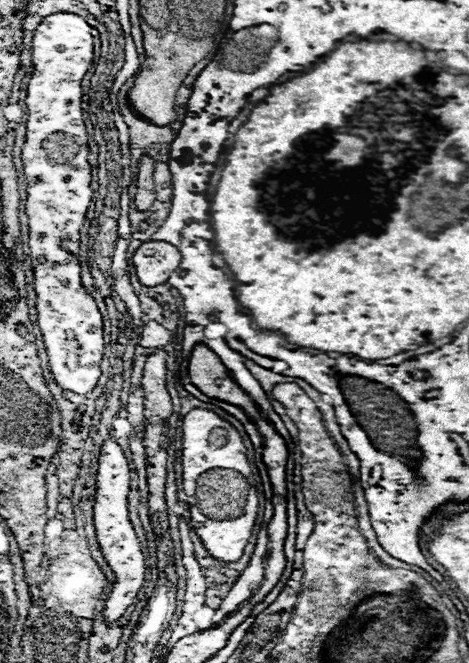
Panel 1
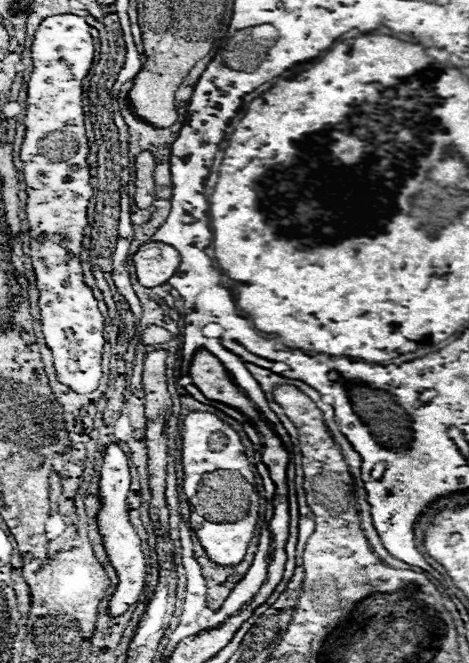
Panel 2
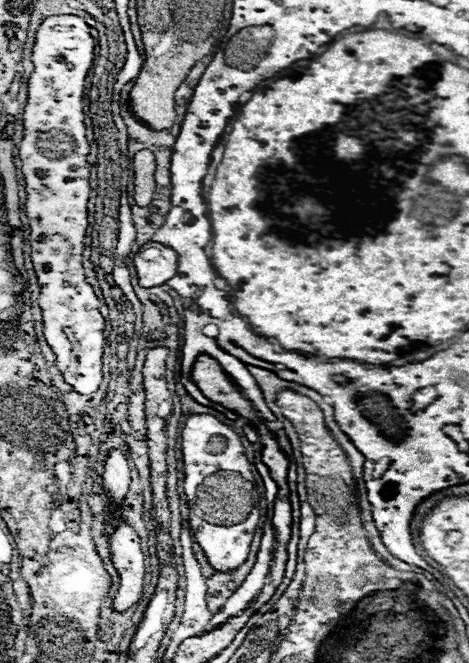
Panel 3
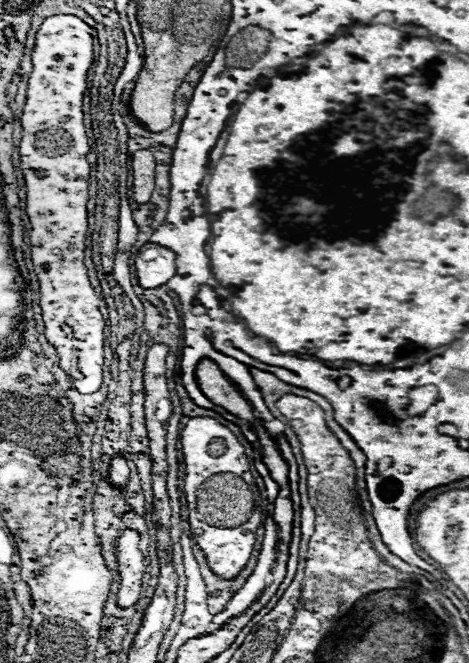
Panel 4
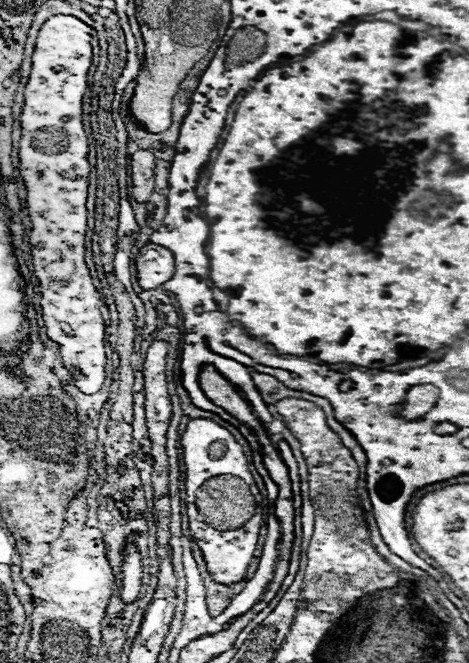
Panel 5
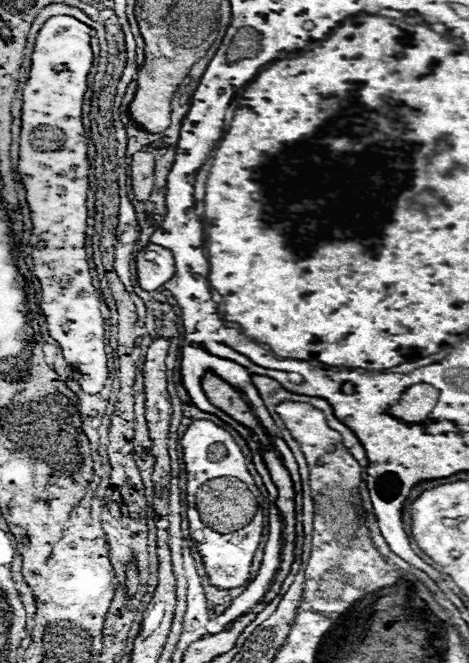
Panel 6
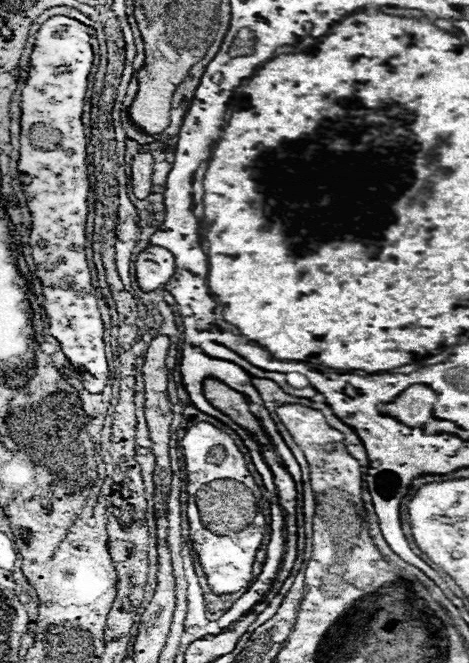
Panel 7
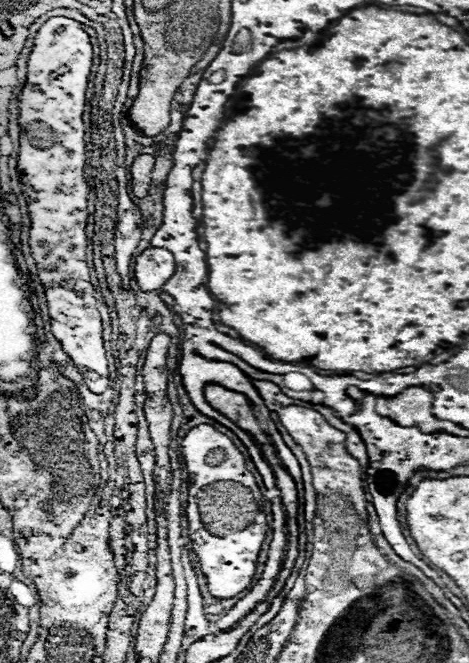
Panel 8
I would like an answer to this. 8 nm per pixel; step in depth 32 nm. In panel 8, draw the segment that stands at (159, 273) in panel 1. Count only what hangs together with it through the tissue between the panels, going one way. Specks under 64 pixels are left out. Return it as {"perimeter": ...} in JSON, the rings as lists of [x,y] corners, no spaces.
{"perimeter":[[[148,248],[136,258],[136,282],[140,290],[160,290],[174,274],[174,256],[164,248]]]}

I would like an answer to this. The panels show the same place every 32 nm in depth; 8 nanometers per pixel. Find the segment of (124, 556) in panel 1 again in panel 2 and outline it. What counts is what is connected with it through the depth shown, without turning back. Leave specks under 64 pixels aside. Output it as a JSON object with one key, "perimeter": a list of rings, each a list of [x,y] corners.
{"perimeter":[[[108,446],[102,458],[102,474],[100,474],[100,498],[102,498],[102,510],[98,512],[100,520],[100,534],[104,536],[104,546],[110,558],[110,564],[118,572],[118,586],[114,596],[110,598],[110,614],[124,614],[132,604],[138,602],[140,592],[144,588],[144,554],[140,550],[140,538],[126,516],[126,496],[130,488],[130,468],[128,458],[120,450],[120,446]]]}

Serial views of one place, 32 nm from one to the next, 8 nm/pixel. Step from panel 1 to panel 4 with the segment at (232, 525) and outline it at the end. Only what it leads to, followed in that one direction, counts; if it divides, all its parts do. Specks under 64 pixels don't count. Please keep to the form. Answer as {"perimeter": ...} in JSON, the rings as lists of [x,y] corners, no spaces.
{"perimeter":[[[190,512],[190,532],[194,536],[194,542],[202,548],[206,562],[210,566],[210,570],[226,580],[236,578],[242,568],[246,566],[246,562],[250,560],[254,542],[256,542],[256,530],[262,522],[262,512],[256,512],[256,516],[252,516],[252,520],[248,520],[248,524],[240,524],[240,528],[212,528],[210,524],[204,524],[200,520],[196,520],[196,512]]]}

